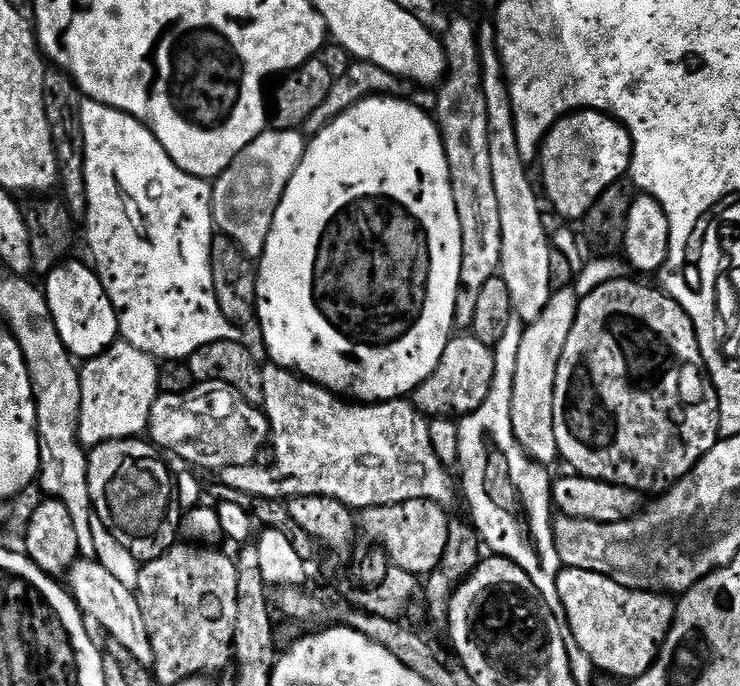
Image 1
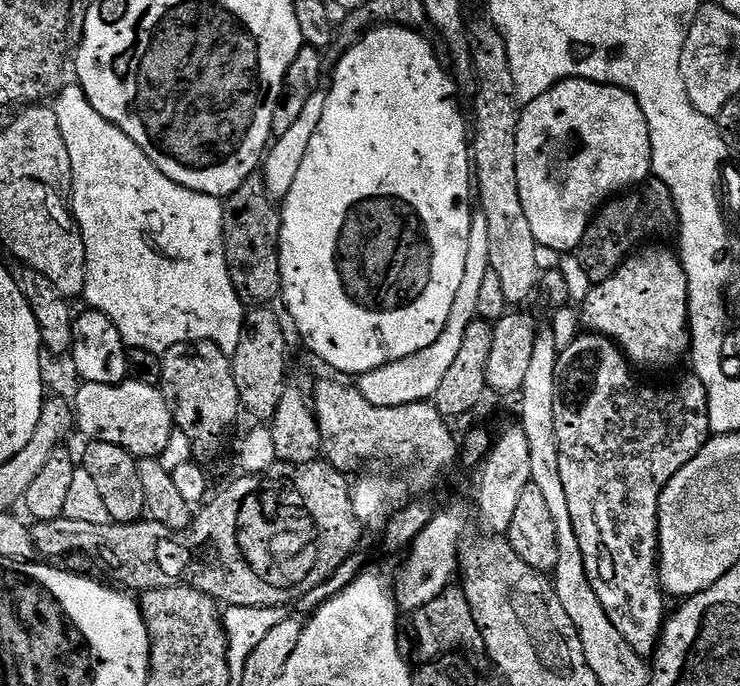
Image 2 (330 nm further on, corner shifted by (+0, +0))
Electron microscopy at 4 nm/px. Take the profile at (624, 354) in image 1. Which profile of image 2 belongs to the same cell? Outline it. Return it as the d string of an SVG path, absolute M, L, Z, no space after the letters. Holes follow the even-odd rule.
M581 334L570 346L559 349L556 358L556 393L554 394L554 430L558 438L558 461L561 467L562 483L566 490L567 505L573 518L574 531L582 548L582 558L585 559L586 574L590 578L590 586L594 586L594 594L598 594L598 602L602 602L602 610L610 614L610 622L618 626L618 634L634 646L634 650L645 658L651 657L660 642L660 634L664 630L666 611L664 600L666 593L660 585L660 518L659 506L662 490L702 450L702 446L710 439L710 418L708 417L708 395L706 386L694 374L688 377L676 388L676 393L668 400L668 408L652 408L652 392L646 385L636 388L636 380L632 377L633 365L627 356L616 347L613 341L599 334Z

